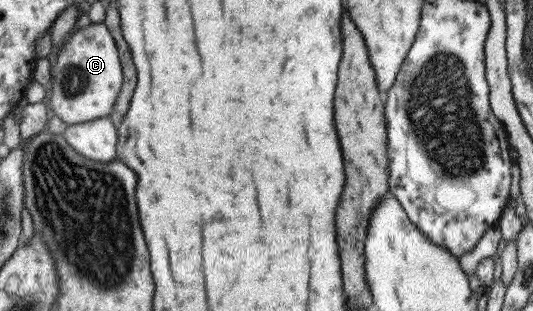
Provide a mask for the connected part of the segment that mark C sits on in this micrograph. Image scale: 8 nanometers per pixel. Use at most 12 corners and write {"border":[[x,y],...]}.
{"border":[[104,23],[52,55],[49,111],[66,125],[108,117],[122,83]]}

